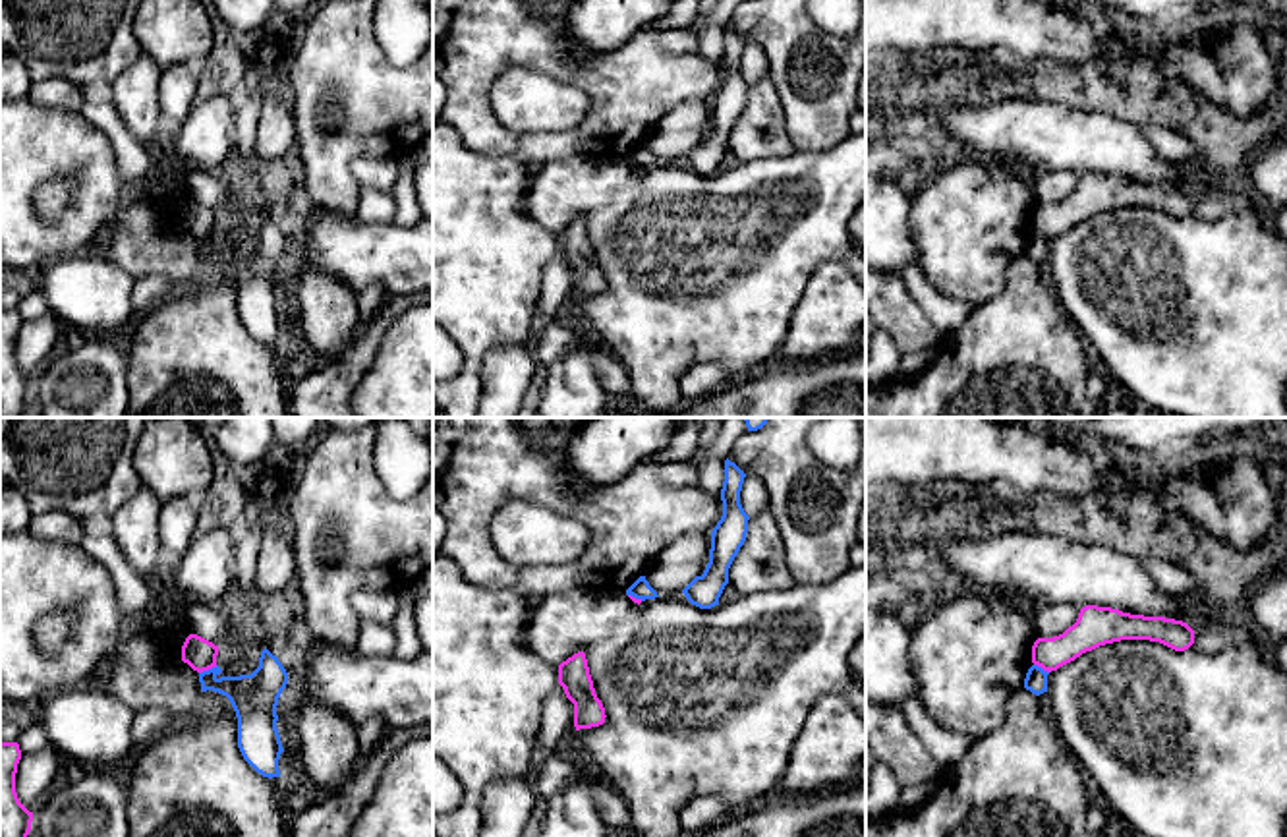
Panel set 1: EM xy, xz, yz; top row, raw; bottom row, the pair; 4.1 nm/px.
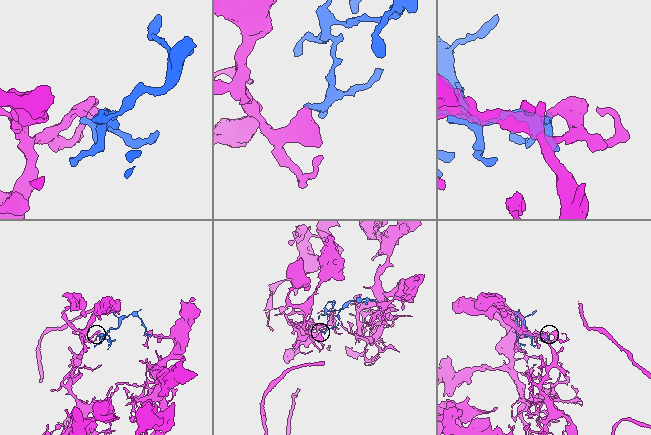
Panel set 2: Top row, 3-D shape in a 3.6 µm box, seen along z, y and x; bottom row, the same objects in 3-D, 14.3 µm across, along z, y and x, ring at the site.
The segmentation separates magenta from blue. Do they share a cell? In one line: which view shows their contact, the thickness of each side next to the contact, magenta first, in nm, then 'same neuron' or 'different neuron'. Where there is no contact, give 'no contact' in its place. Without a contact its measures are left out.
meets magenta in xy; 140 nm thick on the magenta side, 190 nm on the other; different neuron

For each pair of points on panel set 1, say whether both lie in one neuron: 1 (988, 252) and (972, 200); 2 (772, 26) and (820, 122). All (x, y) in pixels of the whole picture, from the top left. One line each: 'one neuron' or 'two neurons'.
1: one neuron
2: one neuron

